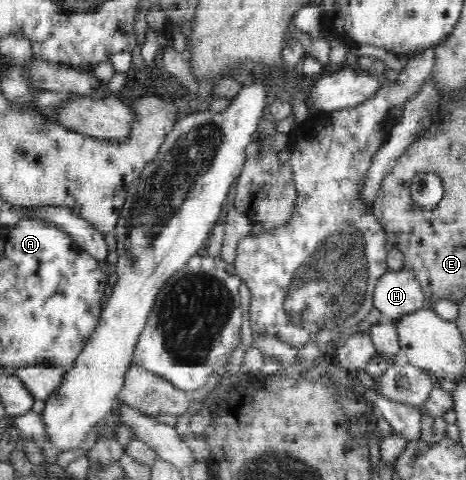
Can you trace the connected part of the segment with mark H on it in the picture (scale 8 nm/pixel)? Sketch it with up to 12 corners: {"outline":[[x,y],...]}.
{"outline":[[404,267],[388,269],[374,307],[393,322],[421,310],[421,284]]}

